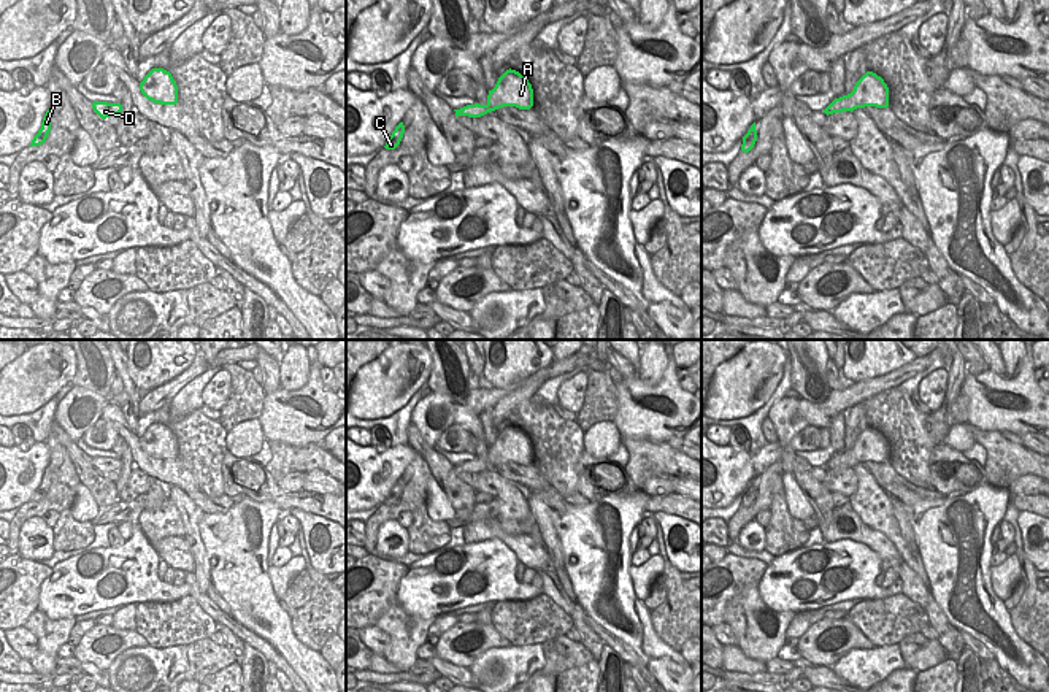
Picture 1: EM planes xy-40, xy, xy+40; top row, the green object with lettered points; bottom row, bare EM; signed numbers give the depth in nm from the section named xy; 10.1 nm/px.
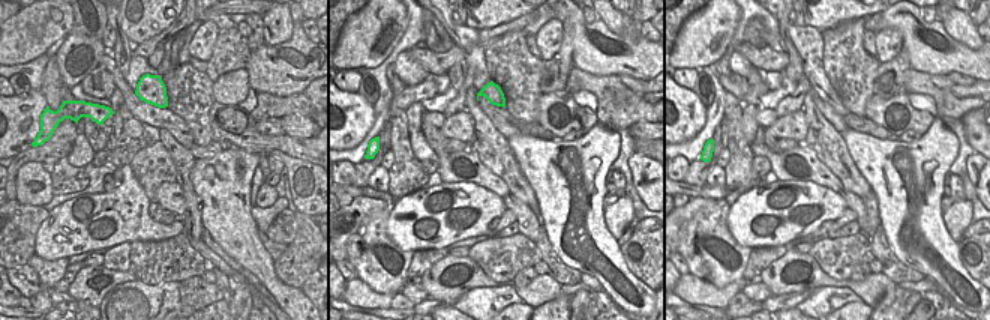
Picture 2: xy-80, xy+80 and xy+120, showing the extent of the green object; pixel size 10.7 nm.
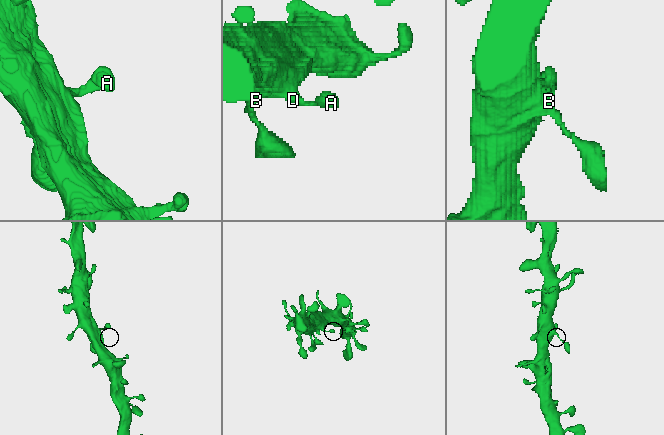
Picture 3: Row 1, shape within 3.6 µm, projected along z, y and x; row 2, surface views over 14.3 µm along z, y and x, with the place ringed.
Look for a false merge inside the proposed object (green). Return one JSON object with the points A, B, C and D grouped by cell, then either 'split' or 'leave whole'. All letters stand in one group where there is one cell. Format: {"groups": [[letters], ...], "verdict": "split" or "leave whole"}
{"groups": [["A", "B", "C", "D"]], "verdict": "leave whole"}

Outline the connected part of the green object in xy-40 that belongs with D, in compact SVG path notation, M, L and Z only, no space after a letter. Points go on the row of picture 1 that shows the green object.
M94 102L92 108L102 119L106 119L106 117L114 116L114 114L119 116L122 111L121 103L108 103L108 102Z

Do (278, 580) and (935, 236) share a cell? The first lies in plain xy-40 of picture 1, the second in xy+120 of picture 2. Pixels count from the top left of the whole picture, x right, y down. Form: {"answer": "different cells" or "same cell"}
{"answer": "different cells"}

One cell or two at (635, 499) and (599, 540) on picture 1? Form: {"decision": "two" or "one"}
{"decision": "one"}

